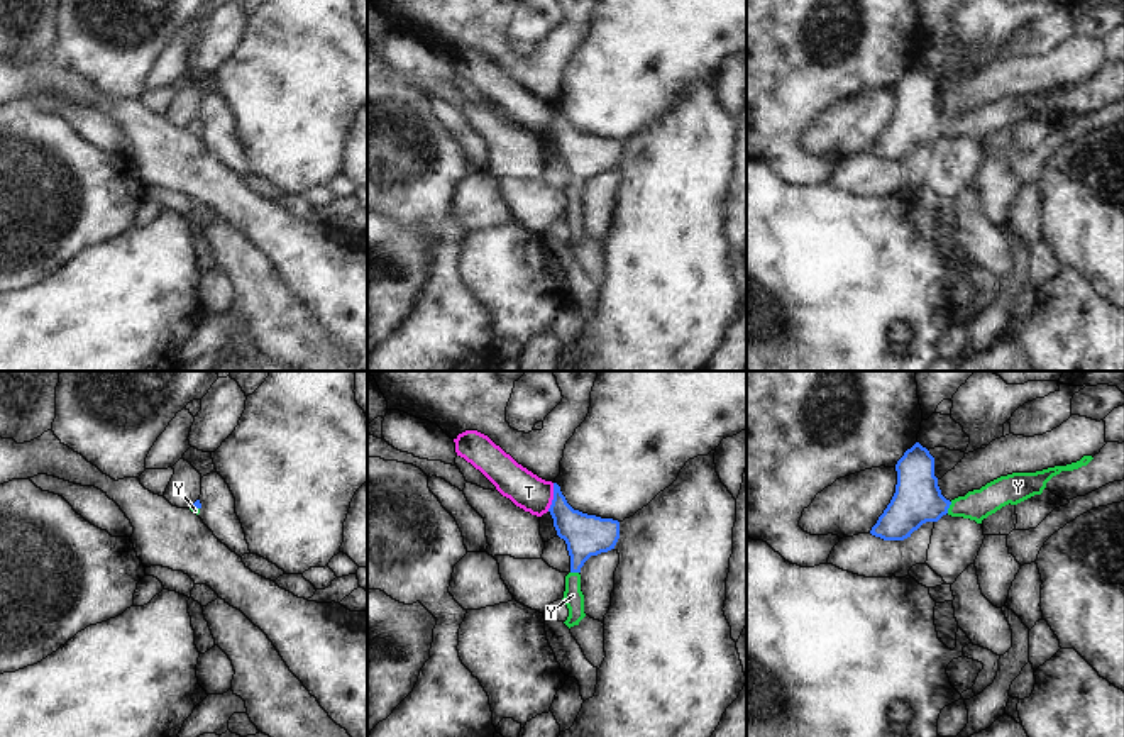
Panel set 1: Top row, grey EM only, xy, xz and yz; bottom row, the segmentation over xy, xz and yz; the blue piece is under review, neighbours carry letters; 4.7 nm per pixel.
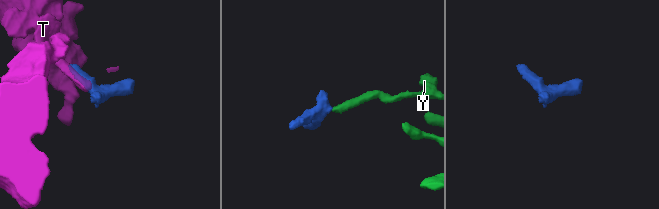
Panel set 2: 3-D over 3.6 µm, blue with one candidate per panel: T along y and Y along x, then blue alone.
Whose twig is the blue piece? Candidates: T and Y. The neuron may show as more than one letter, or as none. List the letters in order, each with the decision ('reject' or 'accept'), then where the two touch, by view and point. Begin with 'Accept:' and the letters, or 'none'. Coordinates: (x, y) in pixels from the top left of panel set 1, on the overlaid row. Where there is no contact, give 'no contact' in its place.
Accept: Y
T: reject | xz (554, 497)
Y: accept | yz (948, 507)

